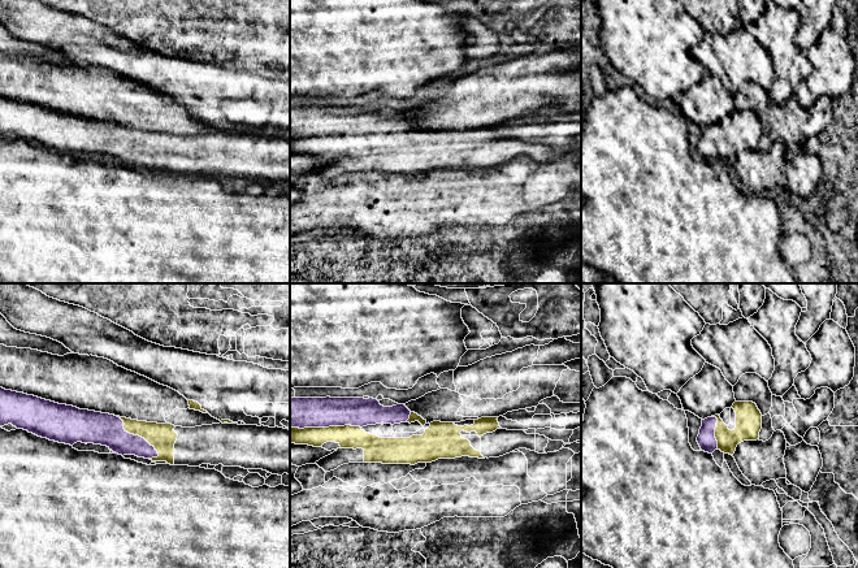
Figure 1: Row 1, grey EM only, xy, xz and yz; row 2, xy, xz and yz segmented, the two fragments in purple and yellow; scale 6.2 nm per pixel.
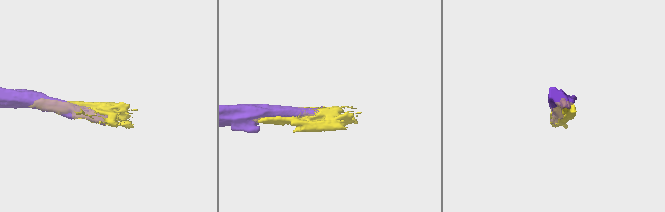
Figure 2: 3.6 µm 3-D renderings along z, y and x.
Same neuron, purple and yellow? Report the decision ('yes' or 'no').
yes

